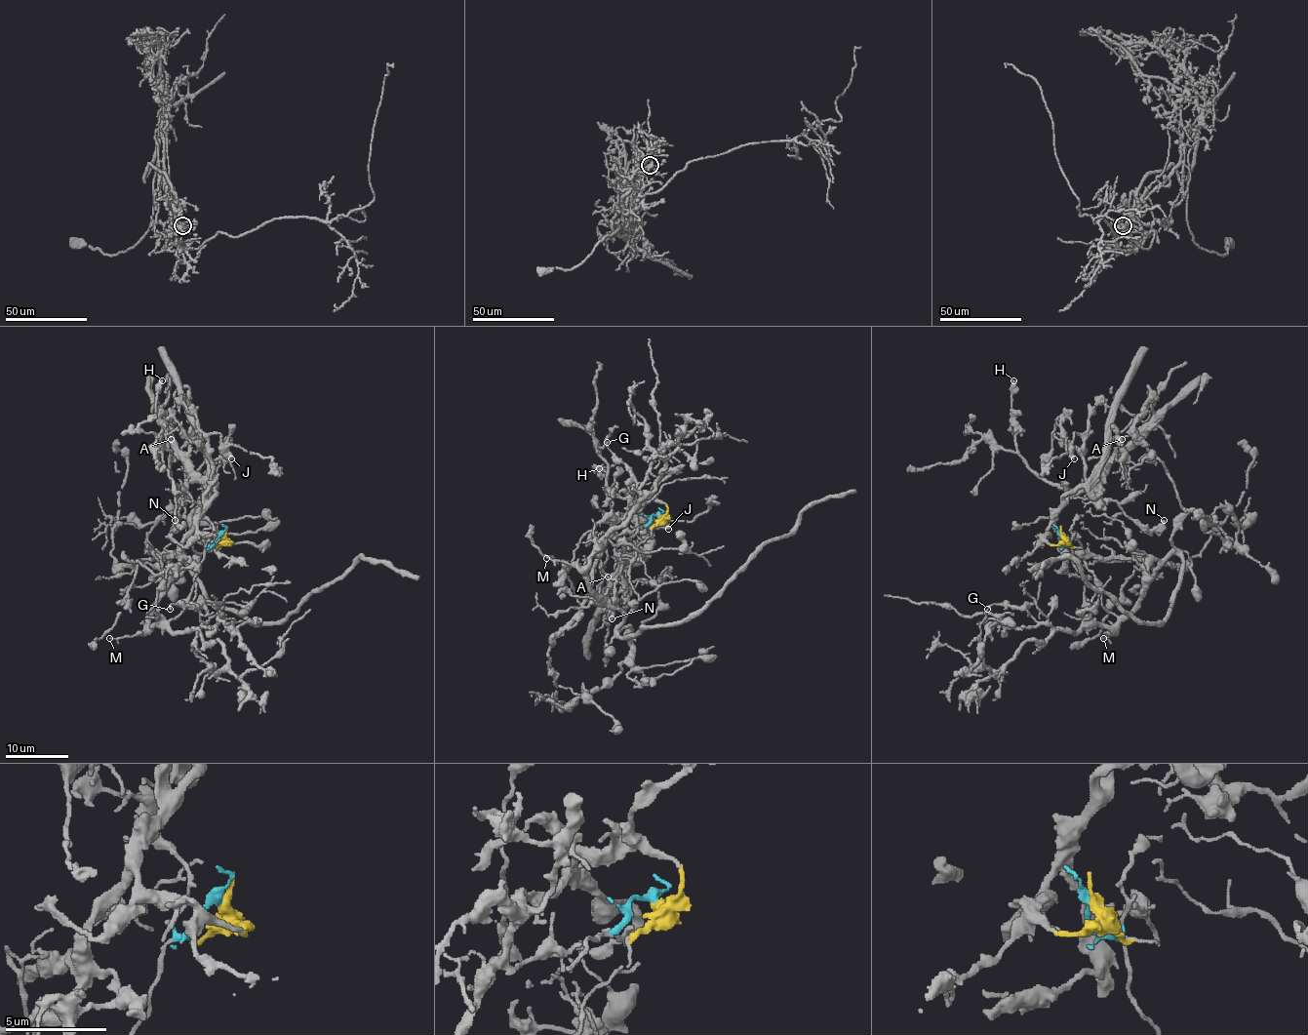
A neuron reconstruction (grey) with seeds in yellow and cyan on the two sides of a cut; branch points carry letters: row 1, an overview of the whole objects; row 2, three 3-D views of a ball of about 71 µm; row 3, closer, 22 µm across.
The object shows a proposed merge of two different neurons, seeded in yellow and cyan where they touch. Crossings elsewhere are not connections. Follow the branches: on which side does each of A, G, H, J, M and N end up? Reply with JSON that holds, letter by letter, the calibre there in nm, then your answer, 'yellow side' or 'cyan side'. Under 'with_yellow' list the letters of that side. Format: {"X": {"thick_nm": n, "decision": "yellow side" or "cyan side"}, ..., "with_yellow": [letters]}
{"A": {"thick_nm": 140, "decision": "yellow side"}, "G": {"thick_nm": 170, "decision": "cyan side"}, "H": {"thick_nm": 360, "decision": "yellow side"}, "J": {"thick_nm": 500, "decision": "yellow side"}, "M": {"thick_nm": 110, "decision": "cyan side"}, "N": {"thick_nm": 240, "decision": "yellow side"}, "with_yellow": ["A", "H", "J", "N"]}

